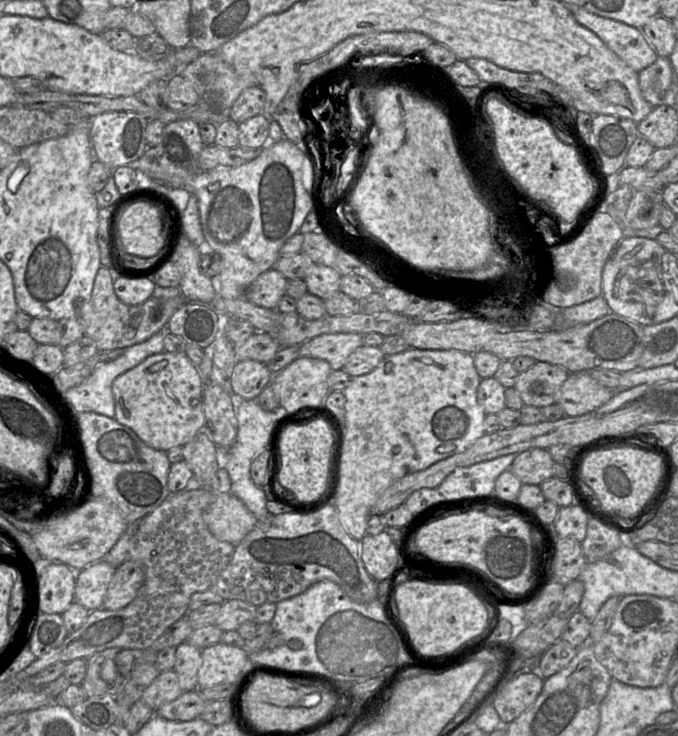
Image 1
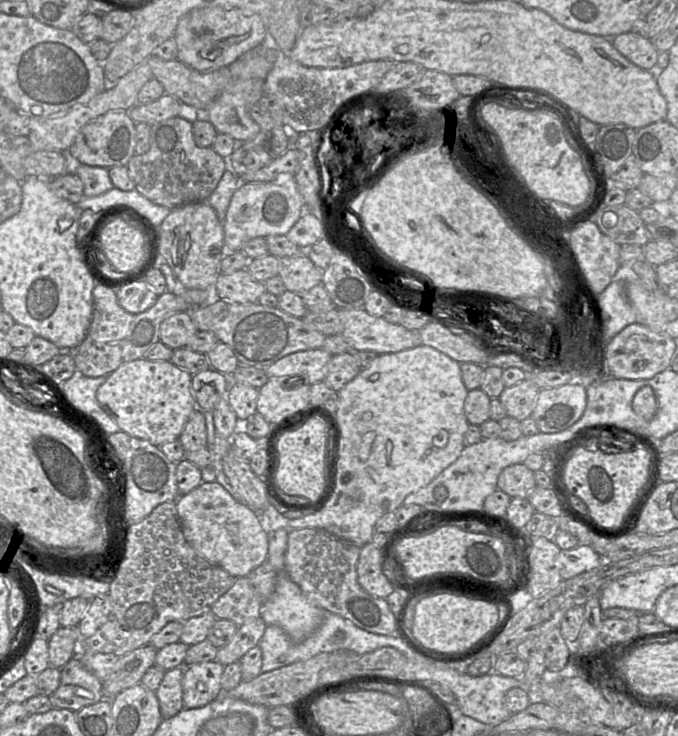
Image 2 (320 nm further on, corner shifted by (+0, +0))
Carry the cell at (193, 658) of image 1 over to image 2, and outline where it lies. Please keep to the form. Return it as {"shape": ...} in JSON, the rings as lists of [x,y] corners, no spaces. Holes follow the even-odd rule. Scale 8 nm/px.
{"shape":[[[184,667],[167,670],[155,692],[163,719],[171,718],[184,709],[182,700],[183,673]]]}

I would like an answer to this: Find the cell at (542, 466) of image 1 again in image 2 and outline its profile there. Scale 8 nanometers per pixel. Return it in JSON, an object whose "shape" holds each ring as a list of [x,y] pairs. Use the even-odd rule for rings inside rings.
{"shape":[[[523,463],[507,466],[497,480],[497,489],[505,492],[511,498],[527,498],[535,487],[534,471]]]}

